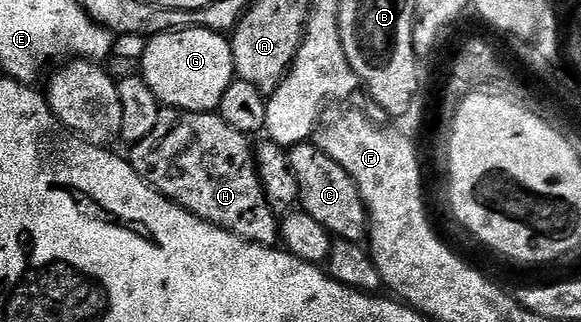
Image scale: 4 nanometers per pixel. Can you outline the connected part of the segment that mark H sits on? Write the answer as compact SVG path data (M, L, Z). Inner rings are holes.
M161 107L158 123L137 144L131 145L126 159L134 171L154 190L180 205L190 214L248 240L251 244L272 246L280 240L278 217L266 202L260 171L256 169L254 144L245 133L234 130L216 112L187 112L181 108Z

